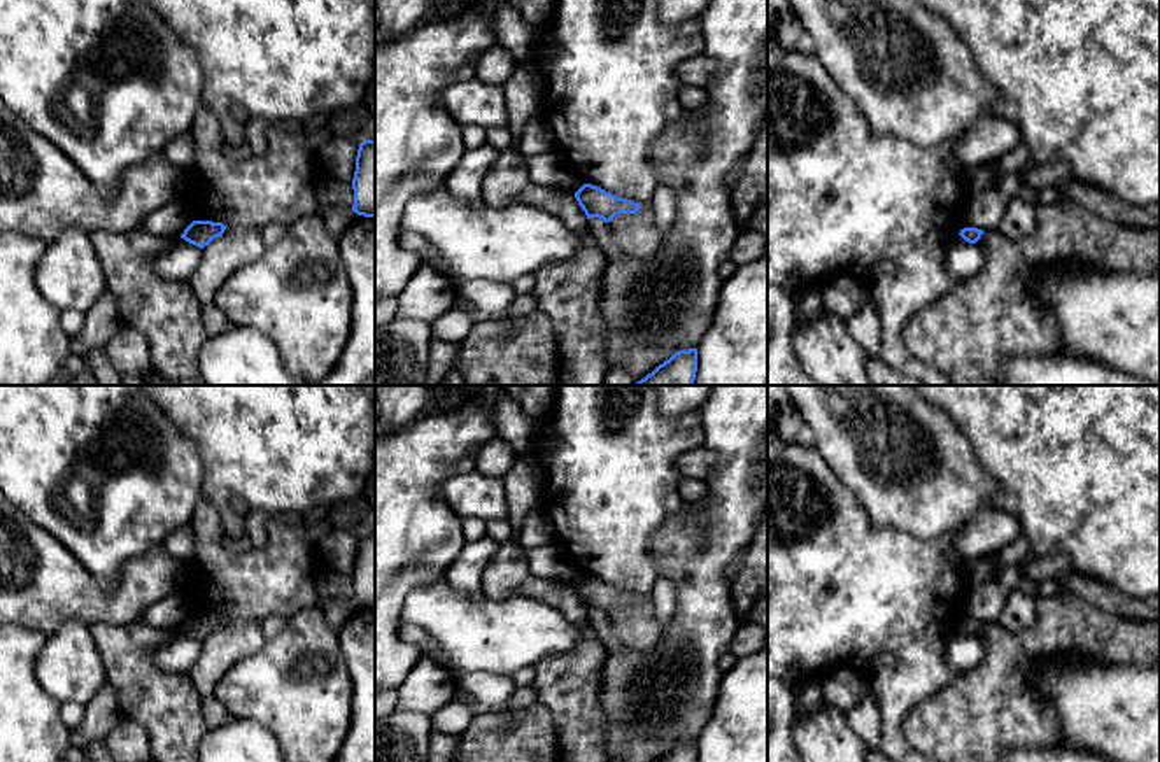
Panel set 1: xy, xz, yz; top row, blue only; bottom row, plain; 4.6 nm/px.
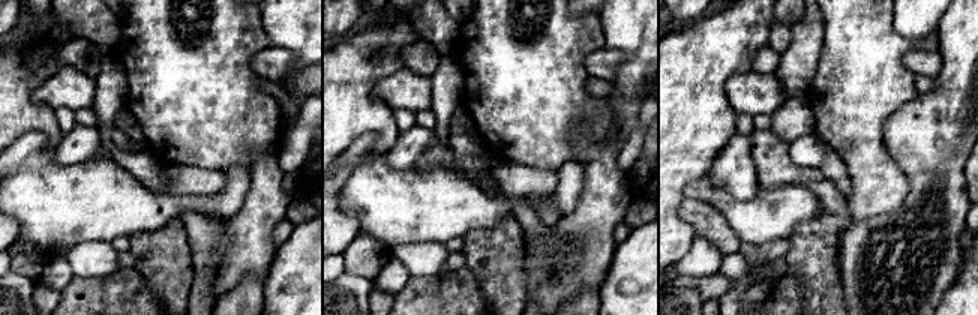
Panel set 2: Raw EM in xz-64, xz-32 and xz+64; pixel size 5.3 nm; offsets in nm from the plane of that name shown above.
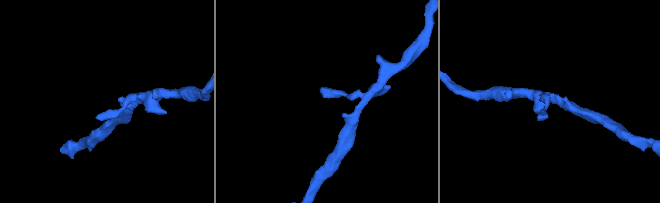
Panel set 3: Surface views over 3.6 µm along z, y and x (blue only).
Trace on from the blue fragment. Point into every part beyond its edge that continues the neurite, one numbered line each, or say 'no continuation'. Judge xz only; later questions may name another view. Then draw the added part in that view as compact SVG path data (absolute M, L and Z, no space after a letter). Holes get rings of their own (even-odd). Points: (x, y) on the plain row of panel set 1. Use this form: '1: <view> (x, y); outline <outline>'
no continuation

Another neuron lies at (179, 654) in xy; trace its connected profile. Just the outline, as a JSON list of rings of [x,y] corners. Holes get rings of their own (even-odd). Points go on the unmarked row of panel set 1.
[[[179,632],[163,646],[152,650],[149,657],[165,671],[189,671],[202,653],[202,641]]]

